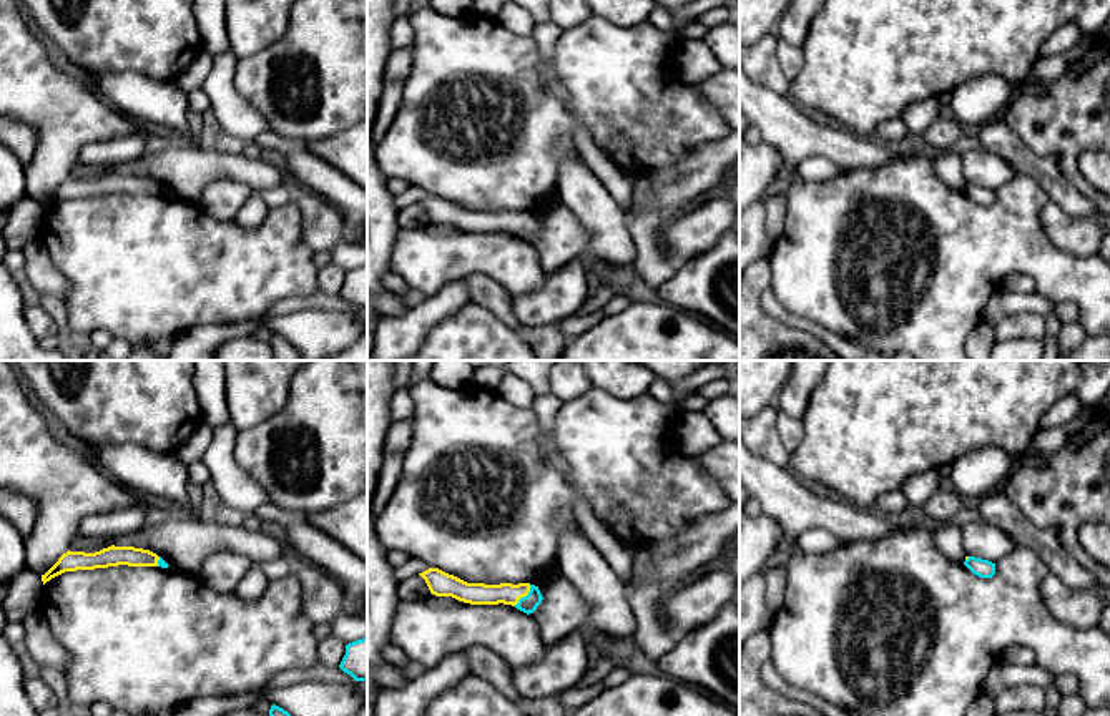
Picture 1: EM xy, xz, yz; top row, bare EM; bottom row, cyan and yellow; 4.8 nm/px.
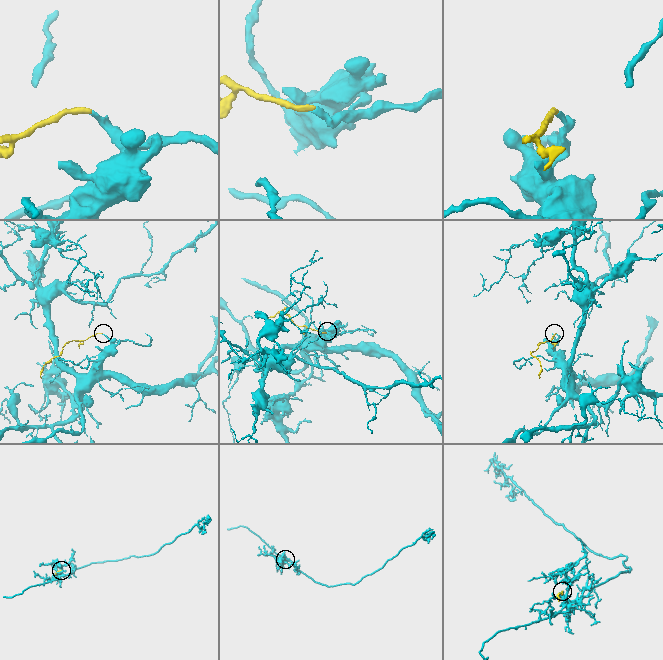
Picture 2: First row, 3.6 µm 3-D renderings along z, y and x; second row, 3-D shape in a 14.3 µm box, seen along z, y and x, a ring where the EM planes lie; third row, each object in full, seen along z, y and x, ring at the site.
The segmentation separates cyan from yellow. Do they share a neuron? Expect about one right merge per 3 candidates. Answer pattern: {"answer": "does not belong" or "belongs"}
{"answer": "belongs"}

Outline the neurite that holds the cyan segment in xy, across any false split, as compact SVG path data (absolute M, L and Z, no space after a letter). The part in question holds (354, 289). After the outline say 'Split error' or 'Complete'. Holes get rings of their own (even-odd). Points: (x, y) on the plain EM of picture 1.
M367 266L346 272L339 296L356 309L367 309Z. Complete

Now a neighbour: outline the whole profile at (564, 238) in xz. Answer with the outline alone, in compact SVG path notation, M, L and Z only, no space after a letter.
M567 206L552 208L538 218L543 228L528 244L537 251L545 274L582 259L588 248L588 231Z

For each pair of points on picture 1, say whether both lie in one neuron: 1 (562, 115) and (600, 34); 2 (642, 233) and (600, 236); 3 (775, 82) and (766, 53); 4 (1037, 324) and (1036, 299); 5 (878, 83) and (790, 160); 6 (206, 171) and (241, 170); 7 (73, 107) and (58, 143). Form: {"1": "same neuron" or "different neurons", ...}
{"1": "same neuron", "2": "different neurons", "3": "same neuron", "4": "different neurons", "5": "different neurons", "6": "same neuron", "7": "same neuron"}

